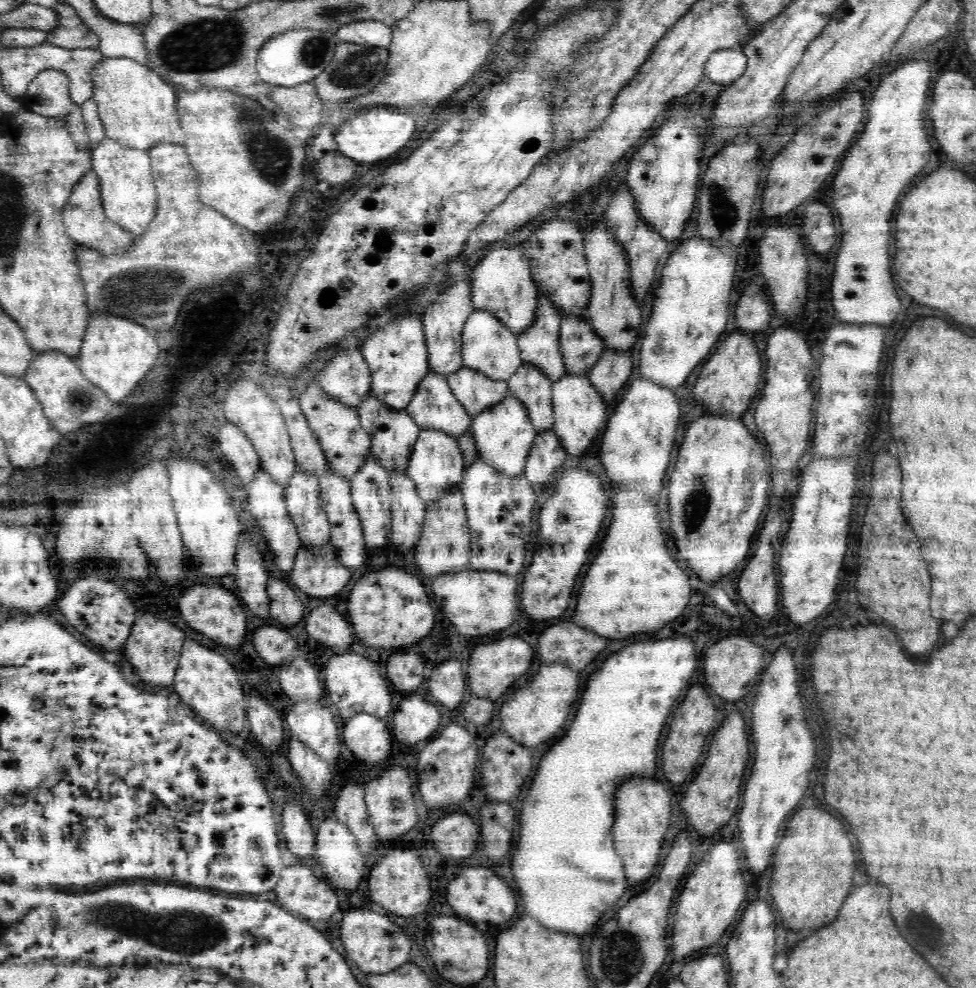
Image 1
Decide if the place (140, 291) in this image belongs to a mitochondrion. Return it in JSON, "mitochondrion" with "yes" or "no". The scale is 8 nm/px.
{"mitochondrion":"yes"}

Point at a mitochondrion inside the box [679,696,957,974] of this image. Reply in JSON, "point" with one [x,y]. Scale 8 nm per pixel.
{"point":[920,929]}

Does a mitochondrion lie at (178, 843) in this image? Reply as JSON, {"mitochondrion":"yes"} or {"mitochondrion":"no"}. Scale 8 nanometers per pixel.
{"mitochondrion":"no"}

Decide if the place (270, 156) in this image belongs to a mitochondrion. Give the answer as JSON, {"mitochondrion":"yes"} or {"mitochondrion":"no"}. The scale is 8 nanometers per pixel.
{"mitochondrion":"yes"}

